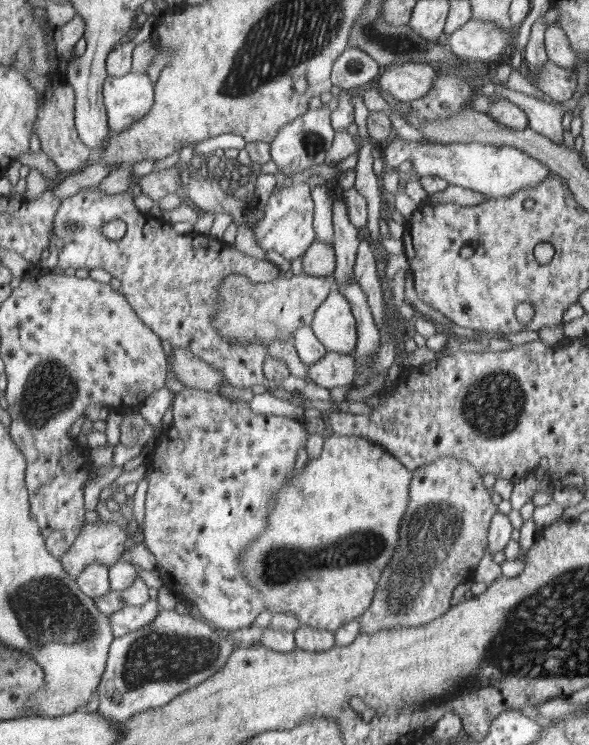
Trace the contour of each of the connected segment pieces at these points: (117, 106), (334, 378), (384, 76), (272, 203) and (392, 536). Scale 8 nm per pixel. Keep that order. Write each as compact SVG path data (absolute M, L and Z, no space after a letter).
M128 73L105 80L104 101L109 112L110 128L115 134L126 131L144 118L156 102L156 86L146 73Z
M328 352L322 359L308 366L308 378L327 389L353 384L355 358L346 354Z
M393 63L383 67L377 82L398 102L412 102L432 90L437 74L438 69L429 63Z
M291 184L290 186L276 186L266 202L262 216L258 218L253 236L261 250L276 252L288 262L304 256L304 252L316 240L316 227L313 225L313 217L316 215L316 204L312 198L312 192L308 184Z
M333 434L323 440L323 448L318 459L310 459L308 463L300 470L294 470L290 474L290 478L286 480L282 489L277 496L268 504L269 520L268 528L245 552L242 552L240 569L242 577L248 581L250 587L254 587L254 591L262 595L264 607L272 614L292 612L298 617L300 626L308 625L322 630L335 632L352 619L358 619L373 602L374 592L377 590L378 580L382 576L382 572L390 564L393 559L394 551L400 543L401 522L405 518L405 512L409 508L410 487L412 486L413 473L405 467L405 464L398 460L387 449L381 445L374 443L360 436L340 436Z

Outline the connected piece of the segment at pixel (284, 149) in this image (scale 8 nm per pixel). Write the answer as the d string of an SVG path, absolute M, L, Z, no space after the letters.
M327 103L320 108L309 109L306 114L286 124L274 135L270 145L270 156L280 172L284 175L294 175L309 168L313 164L322 164L326 160L327 150L333 143L335 131L332 124L332 114Z

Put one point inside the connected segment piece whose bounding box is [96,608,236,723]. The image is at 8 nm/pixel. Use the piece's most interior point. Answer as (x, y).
(148, 668)

